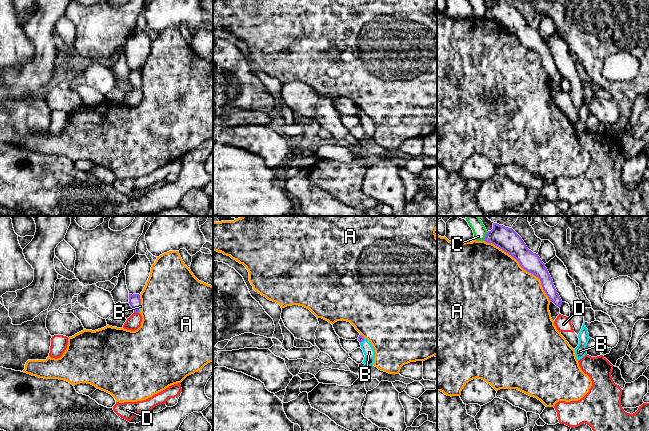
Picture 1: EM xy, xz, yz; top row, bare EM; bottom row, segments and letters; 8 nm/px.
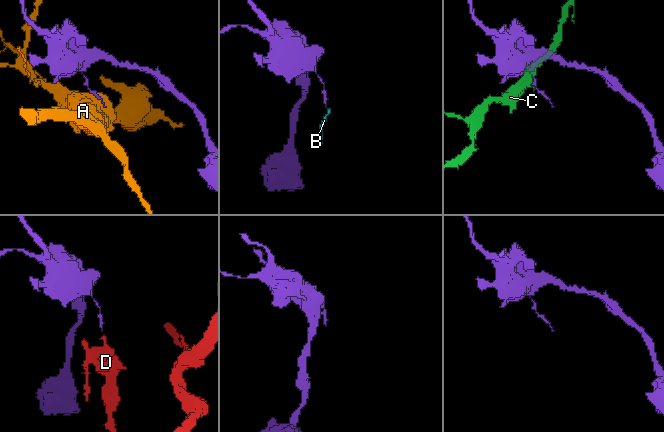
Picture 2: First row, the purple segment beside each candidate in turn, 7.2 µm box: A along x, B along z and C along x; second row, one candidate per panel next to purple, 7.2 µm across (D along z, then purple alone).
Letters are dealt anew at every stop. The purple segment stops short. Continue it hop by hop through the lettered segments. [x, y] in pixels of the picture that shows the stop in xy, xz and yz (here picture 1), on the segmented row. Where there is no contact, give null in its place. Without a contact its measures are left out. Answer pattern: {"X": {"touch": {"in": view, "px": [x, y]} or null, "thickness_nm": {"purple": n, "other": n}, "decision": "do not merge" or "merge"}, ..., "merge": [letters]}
{"A": {"touch": {"in": "yz", "px": [522, 267]}, "thickness_nm": {"purple": 180, "other": 500}, "decision": "do not merge"}, "B": {"touch": {"in": "xy", "px": [138, 308]}, "thickness_nm": {"purple": 100, "other": 20}, "decision": "merge"}, "C": {"touch": {"in": "yz", "px": [485, 236]}, "thickness_nm": {"purple": 180, "other": 110}, "decision": "do not merge"}, "D": {"touch": {"in": "xy", "px": [136, 312]}, "thickness_nm": {"purple": 100, "other": 110}, "decision": "do not merge"}, "merge": ["B"]}

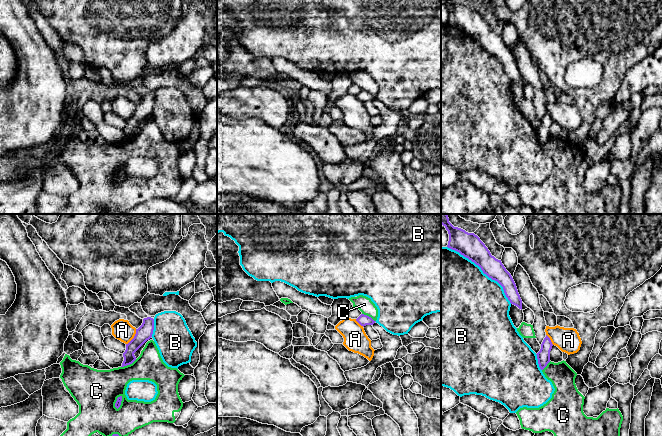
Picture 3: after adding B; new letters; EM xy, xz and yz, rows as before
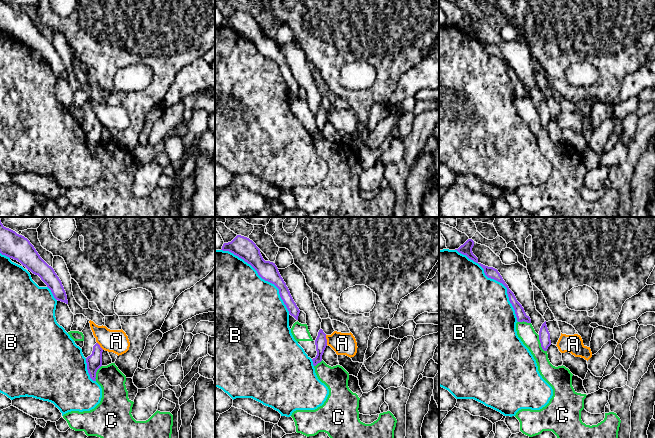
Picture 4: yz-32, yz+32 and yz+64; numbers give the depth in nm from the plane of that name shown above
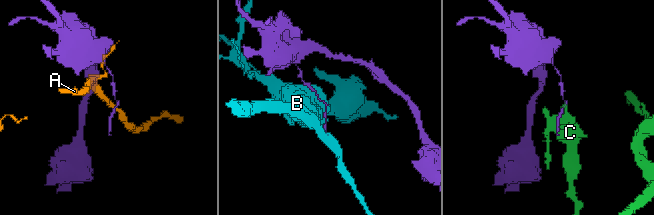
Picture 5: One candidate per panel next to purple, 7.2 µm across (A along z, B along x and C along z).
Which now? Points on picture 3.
{"A": {"touch": {"in": "xy", "px": [134, 337]}, "thickness_nm": {"purple": 120, "other": 160}, "decision": "do not merge"}, "B": {"touch": {"in": "yz", "px": [482, 270]}, "thickness_nm": {"purple": 200, "other": 500}, "decision": "do not merge"}, "C": {"touch": {"in": "xy", "px": [128, 364]}, "thickness_nm": {"purple": 110, "other": 260}, "decision": "do not merge"}, "merge": []}

